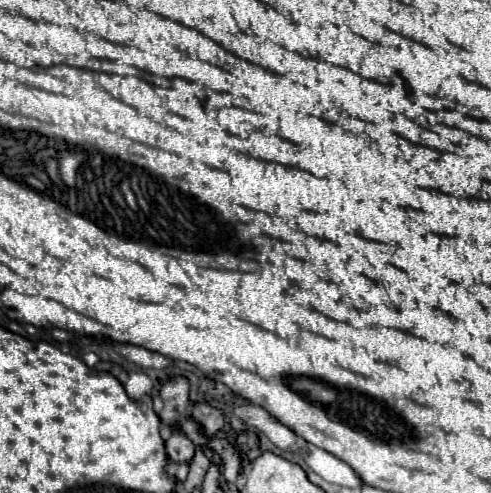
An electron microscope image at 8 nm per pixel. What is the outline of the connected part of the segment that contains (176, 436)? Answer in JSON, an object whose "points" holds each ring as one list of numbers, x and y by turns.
{"points":[[174,429,170,433,168,441,166,441,166,451,168,451,170,461,174,461,174,463,192,461,192,457,194,457,194,443,184,433]]}

